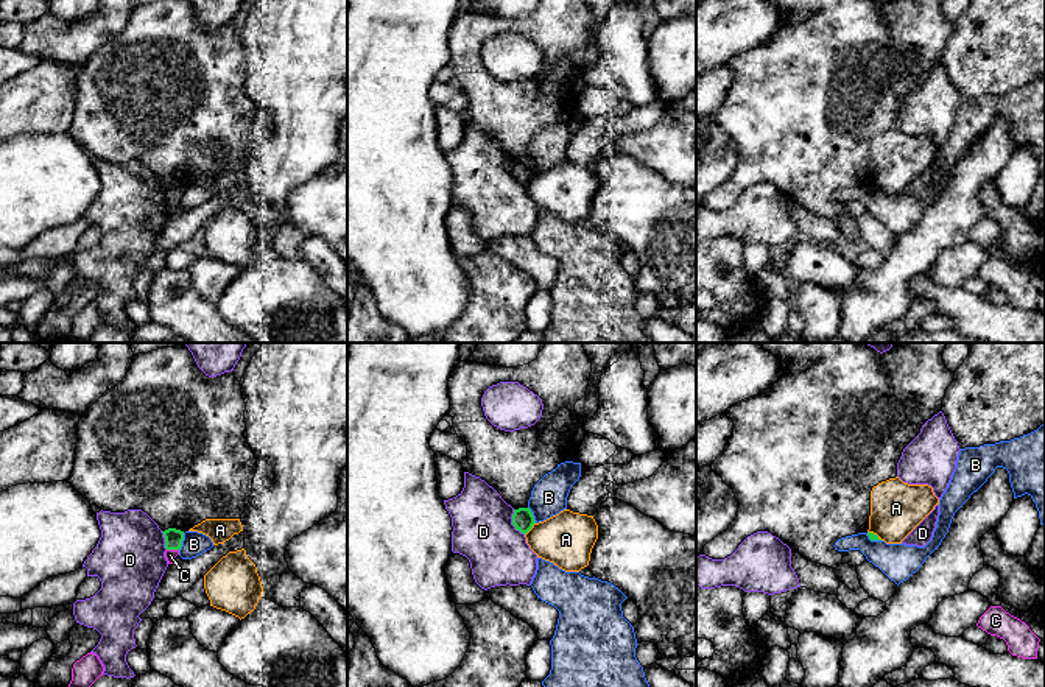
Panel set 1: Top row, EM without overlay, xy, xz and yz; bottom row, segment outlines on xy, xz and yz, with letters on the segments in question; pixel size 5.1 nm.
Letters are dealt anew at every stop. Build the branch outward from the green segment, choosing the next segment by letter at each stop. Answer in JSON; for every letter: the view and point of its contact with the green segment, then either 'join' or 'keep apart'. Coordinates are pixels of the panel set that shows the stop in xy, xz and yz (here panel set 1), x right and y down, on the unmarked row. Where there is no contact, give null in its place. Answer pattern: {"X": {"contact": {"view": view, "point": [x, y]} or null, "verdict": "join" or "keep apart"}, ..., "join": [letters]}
{"A": {"contact": {"view": "xz", "point": [531, 178]}, "verdict": "keep apart"}, "B": {"contact": {"view": "xy", "point": [181, 193]}, "verdict": "keep apart"}, "C": {"contact": {"view": "xy", "point": [173, 200]}, "verdict": "join"}, "D": {"contact": {"view": "xz", "point": [513, 173]}, "verdict": "keep apart"}, "join": ["C"]}

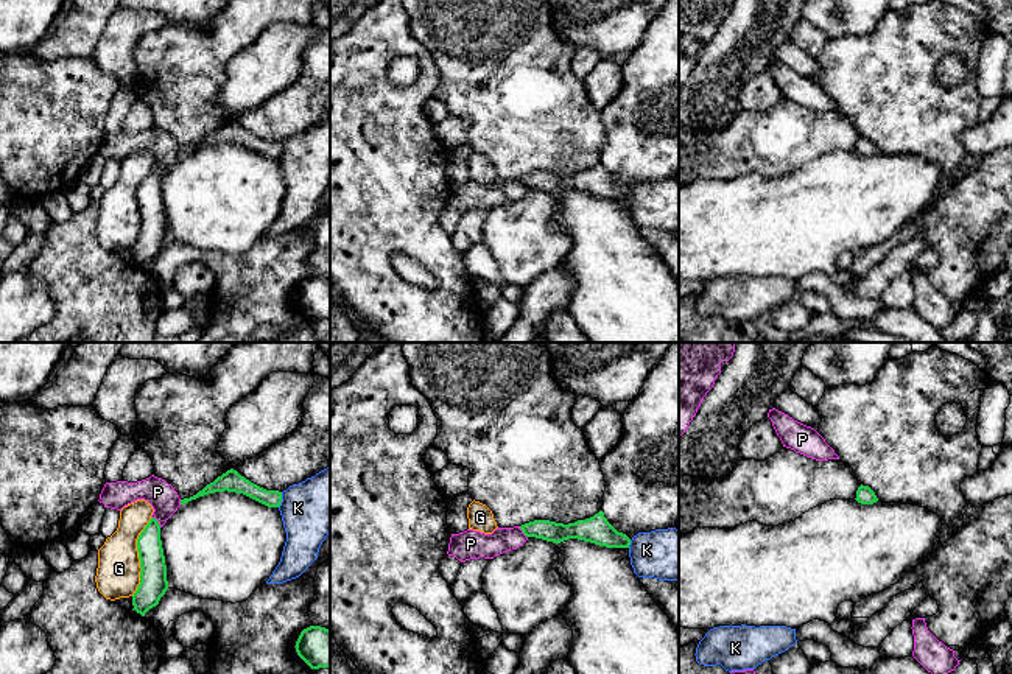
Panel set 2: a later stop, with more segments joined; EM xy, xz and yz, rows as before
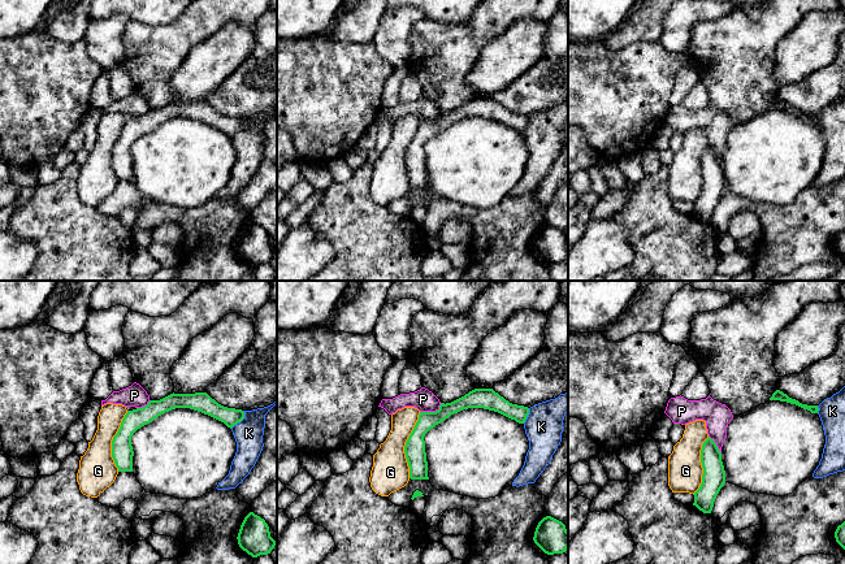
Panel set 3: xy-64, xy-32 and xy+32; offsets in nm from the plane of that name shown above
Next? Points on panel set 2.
{"G": {"contact": {"view": "xy", "point": [139, 207]}, "verdict": "keep apart"}, "K": {"contact": {"view": "xy", "point": [281, 151]}, "verdict": "keep apart"}, "P": {"contact": {"view": "xy", "point": [158, 173]}, "verdict": "keep apart"}, "join": []}

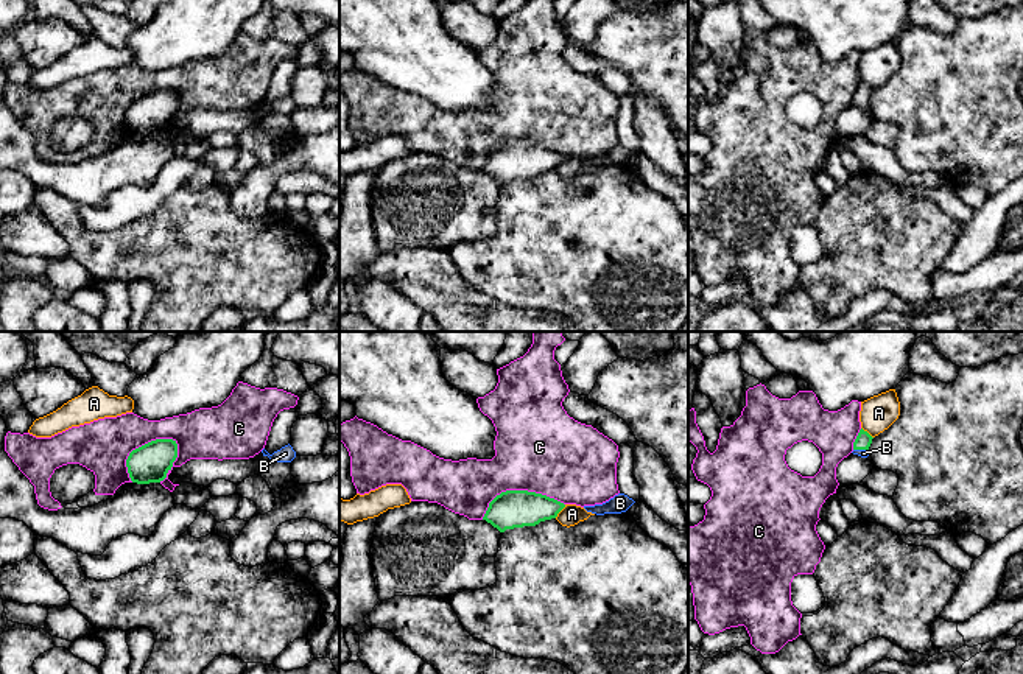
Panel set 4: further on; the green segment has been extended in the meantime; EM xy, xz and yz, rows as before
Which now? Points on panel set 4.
{"A": {"contact": {"view": "xz", "point": [561, 161]}, "verdict": "keep apart"}, "B": {"contact": {"view": "yz", "point": [861, 100]}, "verdict": "join"}, "C": {"contact": {"view": "xy", "point": [139, 98]}, "verdict": "keep apart"}, "join": ["B"]}

